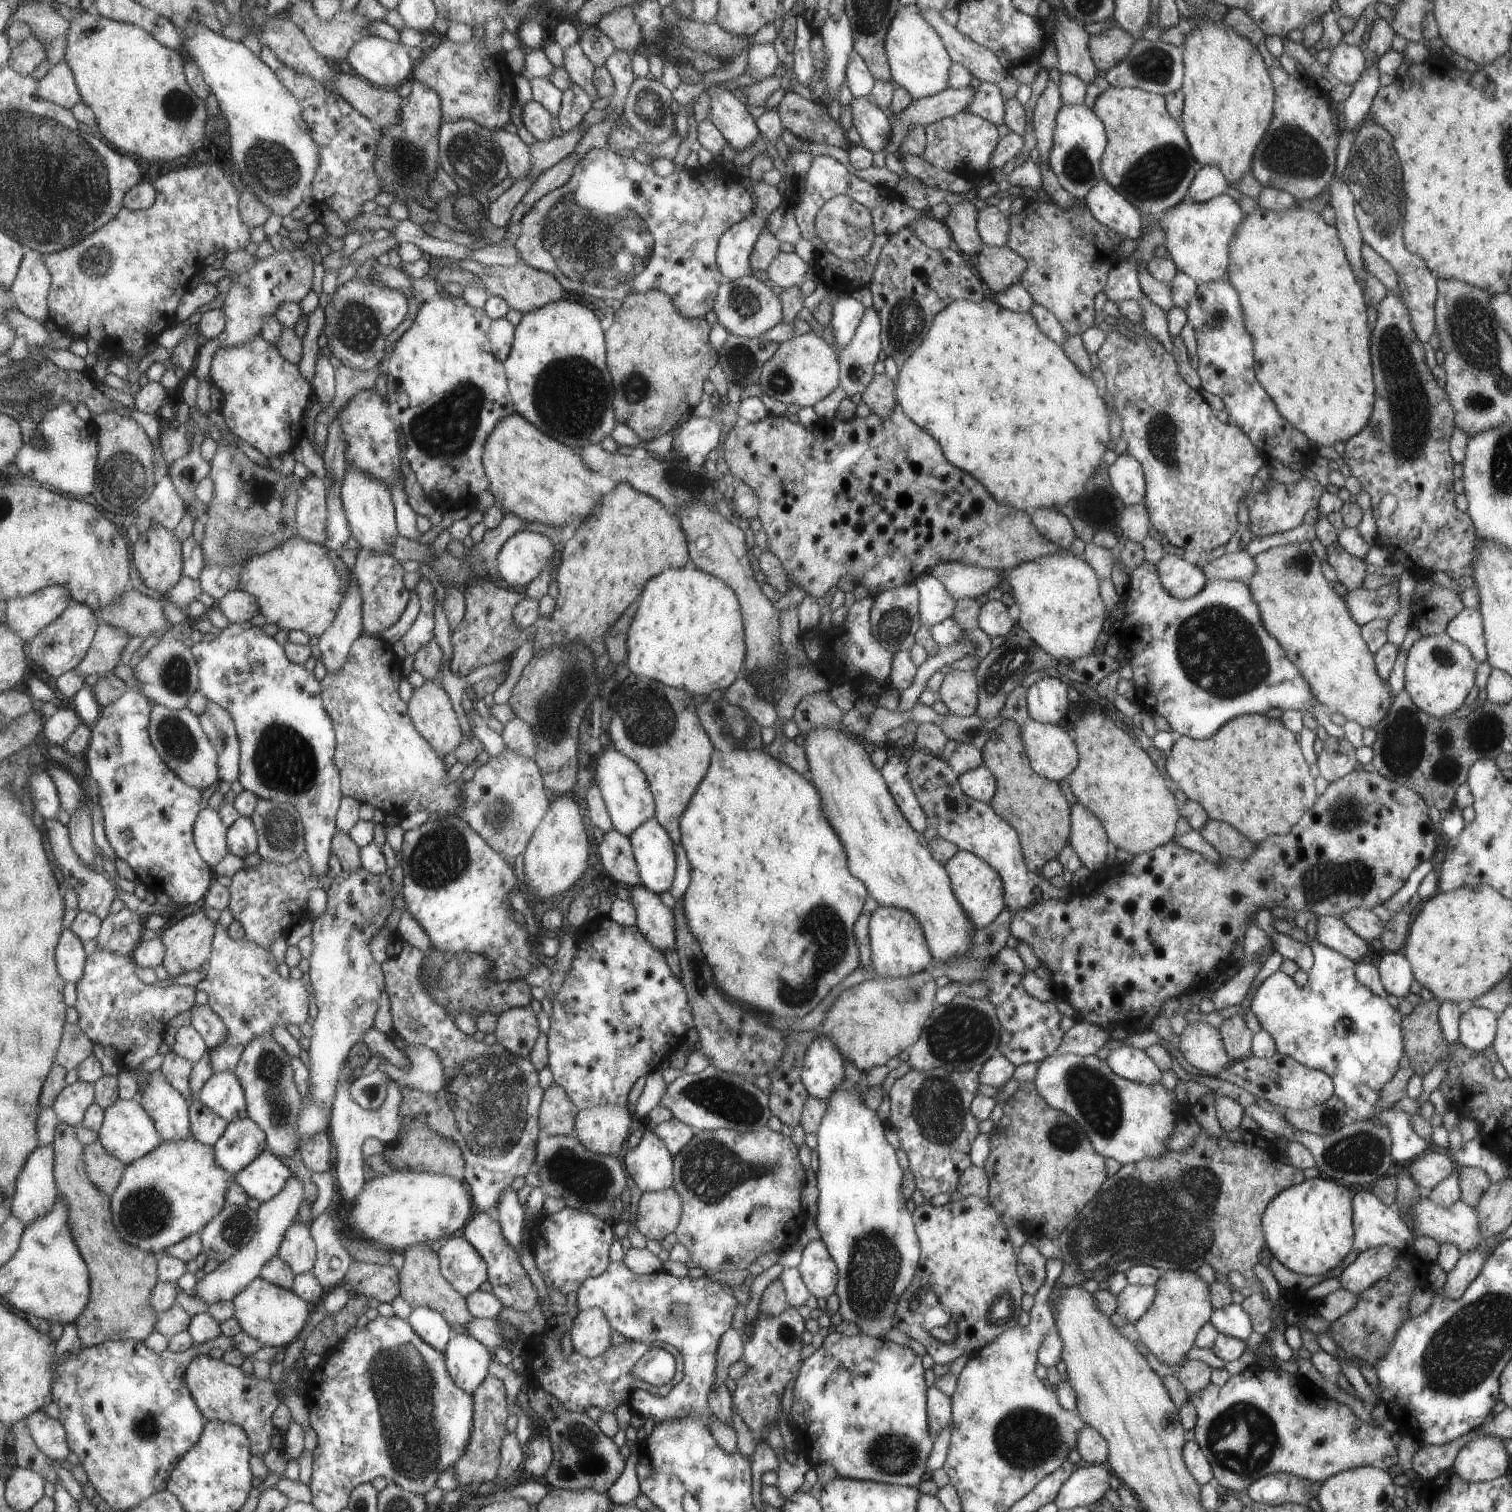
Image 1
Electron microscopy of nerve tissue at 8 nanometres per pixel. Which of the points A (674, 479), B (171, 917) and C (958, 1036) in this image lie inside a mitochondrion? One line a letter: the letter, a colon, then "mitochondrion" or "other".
A: mitochondrion
B: other
C: mitochondrion

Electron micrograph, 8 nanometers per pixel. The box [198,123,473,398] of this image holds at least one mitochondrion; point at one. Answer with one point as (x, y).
(271, 167)

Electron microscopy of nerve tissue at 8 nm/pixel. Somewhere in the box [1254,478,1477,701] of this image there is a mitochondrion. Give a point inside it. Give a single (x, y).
(1443, 656)

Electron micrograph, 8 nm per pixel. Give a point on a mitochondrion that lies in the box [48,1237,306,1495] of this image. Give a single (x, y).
(146, 1427)

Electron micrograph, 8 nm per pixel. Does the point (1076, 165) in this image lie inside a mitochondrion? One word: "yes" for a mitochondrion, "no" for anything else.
yes

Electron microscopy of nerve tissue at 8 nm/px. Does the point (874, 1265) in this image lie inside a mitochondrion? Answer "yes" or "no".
yes

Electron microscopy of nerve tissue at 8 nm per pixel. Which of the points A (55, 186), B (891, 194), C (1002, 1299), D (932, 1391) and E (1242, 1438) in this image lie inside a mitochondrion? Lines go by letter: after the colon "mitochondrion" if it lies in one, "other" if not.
A: mitochondrion
B: other
C: mitochondrion
D: other
E: mitochondrion

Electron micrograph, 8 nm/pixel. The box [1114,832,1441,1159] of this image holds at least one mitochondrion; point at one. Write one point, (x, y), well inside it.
(1319, 892)

